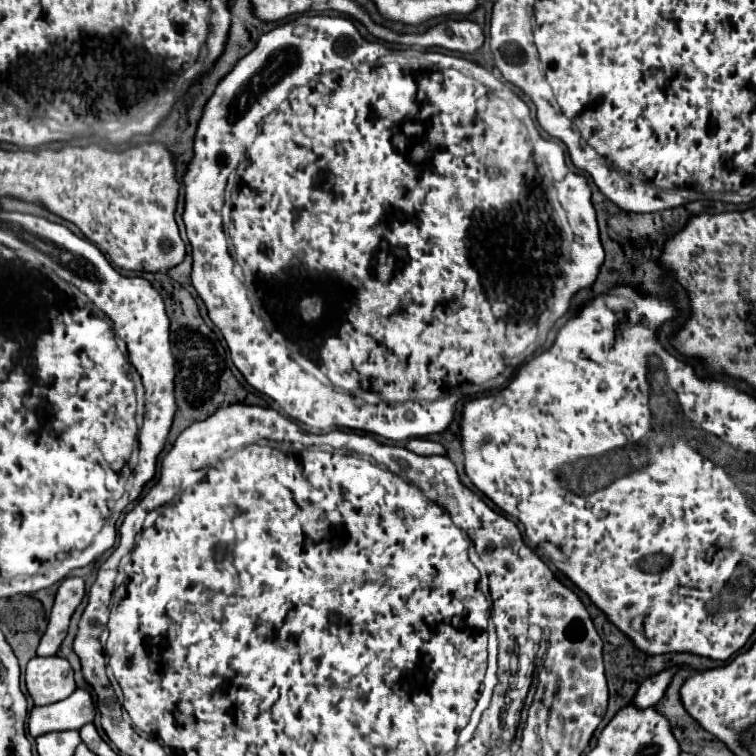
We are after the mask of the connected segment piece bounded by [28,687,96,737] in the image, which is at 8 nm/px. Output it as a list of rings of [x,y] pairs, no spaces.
[[[76,689],[70,697],[44,707],[34,707],[28,717],[28,731],[32,737],[40,737],[50,731],[80,729],[92,723],[96,707],[88,689]]]

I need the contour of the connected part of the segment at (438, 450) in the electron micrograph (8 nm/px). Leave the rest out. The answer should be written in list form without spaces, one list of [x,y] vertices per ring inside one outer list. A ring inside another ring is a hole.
[[[412,439],[412,441],[408,441],[406,449],[414,451],[418,455],[446,455],[446,447],[442,443],[428,441],[428,439]]]

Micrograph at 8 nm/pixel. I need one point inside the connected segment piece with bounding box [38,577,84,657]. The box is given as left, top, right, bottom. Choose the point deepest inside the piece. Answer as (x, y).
(71, 590)

